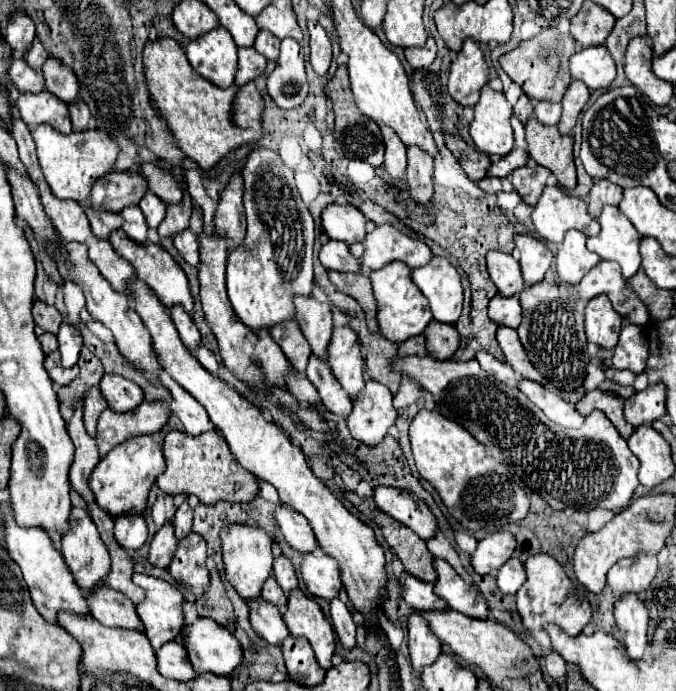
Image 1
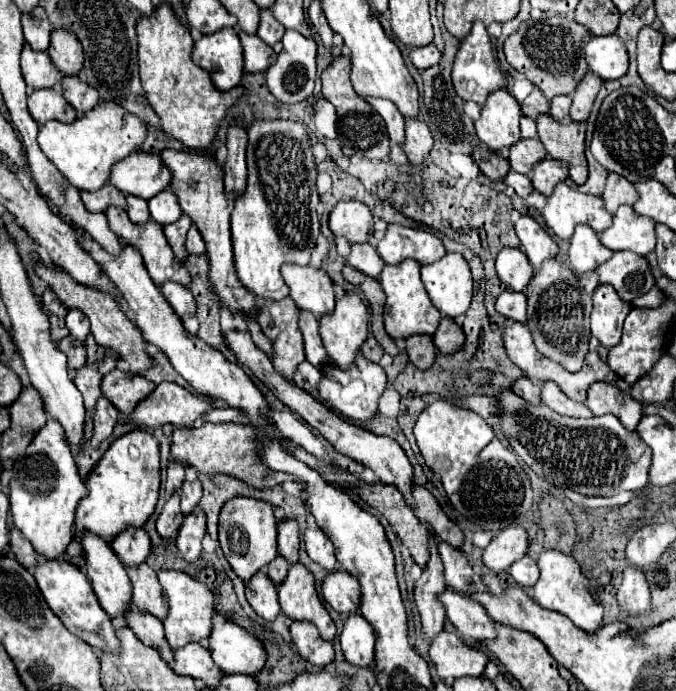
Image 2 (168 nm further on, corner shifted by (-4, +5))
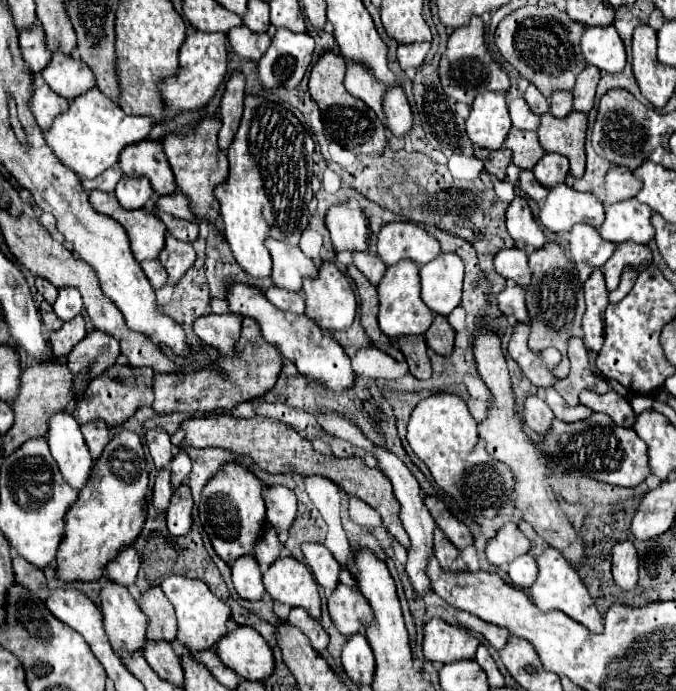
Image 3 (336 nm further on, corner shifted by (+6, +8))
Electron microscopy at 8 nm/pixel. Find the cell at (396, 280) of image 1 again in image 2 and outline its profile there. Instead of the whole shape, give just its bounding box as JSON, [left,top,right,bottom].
[379,260,441,340]

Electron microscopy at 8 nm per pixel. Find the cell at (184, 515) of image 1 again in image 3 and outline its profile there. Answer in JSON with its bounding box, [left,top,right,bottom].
[169,451,191,491]

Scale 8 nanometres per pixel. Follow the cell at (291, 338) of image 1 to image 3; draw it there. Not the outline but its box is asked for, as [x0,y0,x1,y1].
[153,317,283,413]

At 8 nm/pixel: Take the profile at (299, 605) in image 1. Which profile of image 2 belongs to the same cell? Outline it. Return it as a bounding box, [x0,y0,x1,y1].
[279,564,335,640]

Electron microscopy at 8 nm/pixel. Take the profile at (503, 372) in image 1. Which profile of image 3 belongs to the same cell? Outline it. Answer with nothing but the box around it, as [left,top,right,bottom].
[523,395,553,435]

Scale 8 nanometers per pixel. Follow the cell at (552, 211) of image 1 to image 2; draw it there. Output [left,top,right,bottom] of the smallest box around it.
[543,182,613,240]

